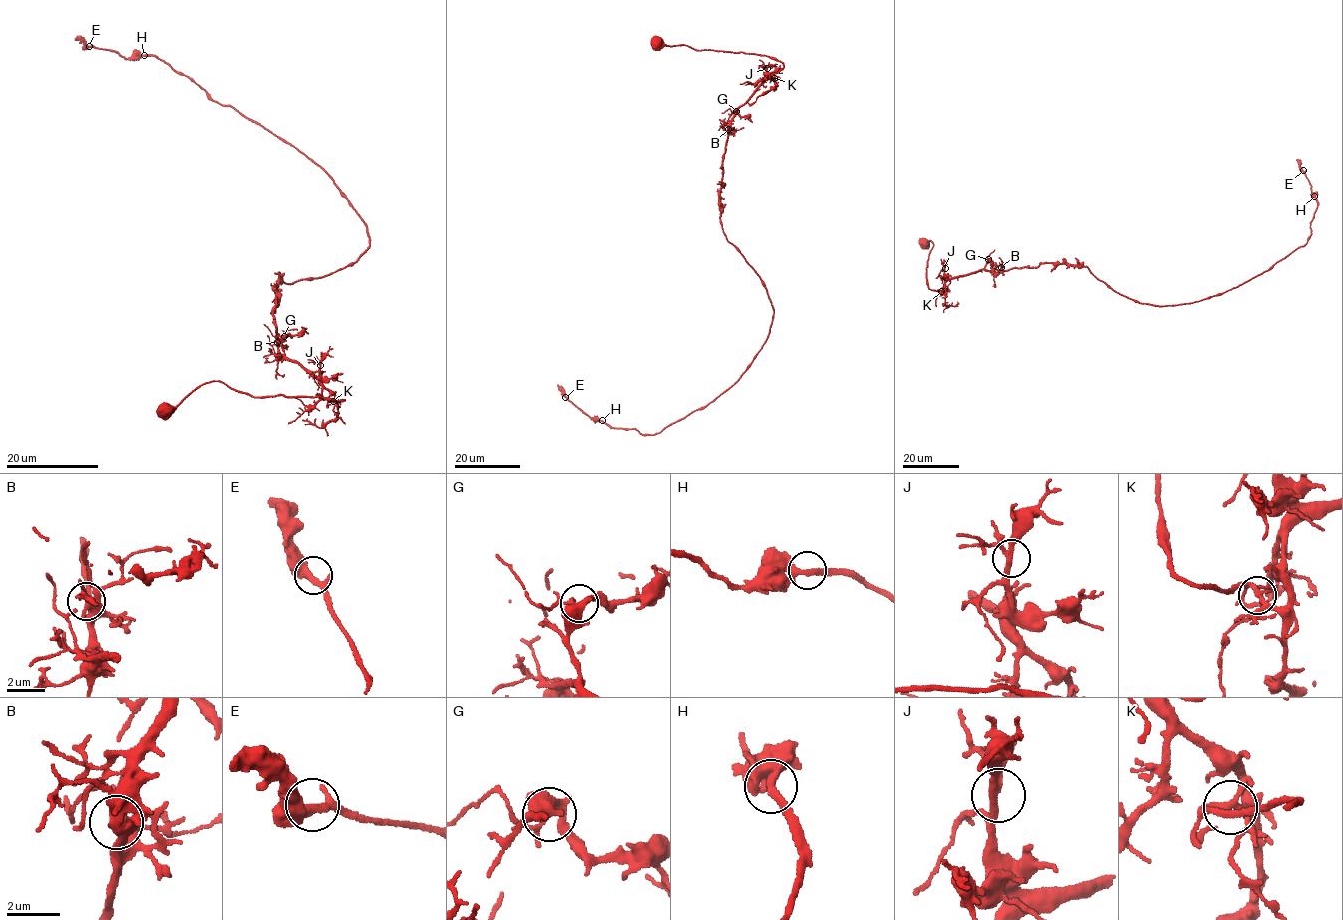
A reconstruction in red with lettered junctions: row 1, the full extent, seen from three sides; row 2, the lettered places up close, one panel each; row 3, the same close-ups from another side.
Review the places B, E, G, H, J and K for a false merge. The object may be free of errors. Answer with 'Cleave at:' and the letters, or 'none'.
Cleave at: none

